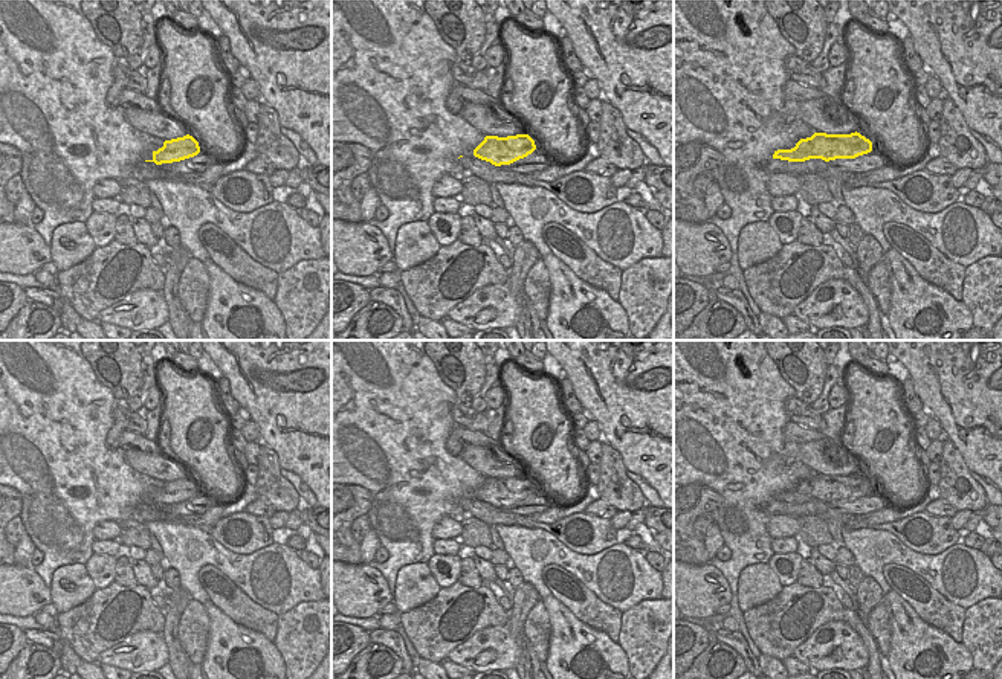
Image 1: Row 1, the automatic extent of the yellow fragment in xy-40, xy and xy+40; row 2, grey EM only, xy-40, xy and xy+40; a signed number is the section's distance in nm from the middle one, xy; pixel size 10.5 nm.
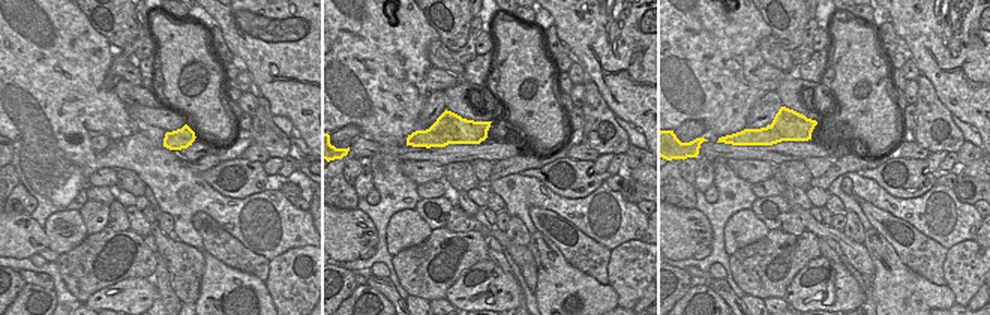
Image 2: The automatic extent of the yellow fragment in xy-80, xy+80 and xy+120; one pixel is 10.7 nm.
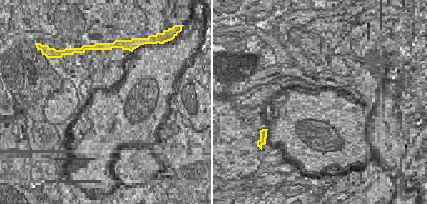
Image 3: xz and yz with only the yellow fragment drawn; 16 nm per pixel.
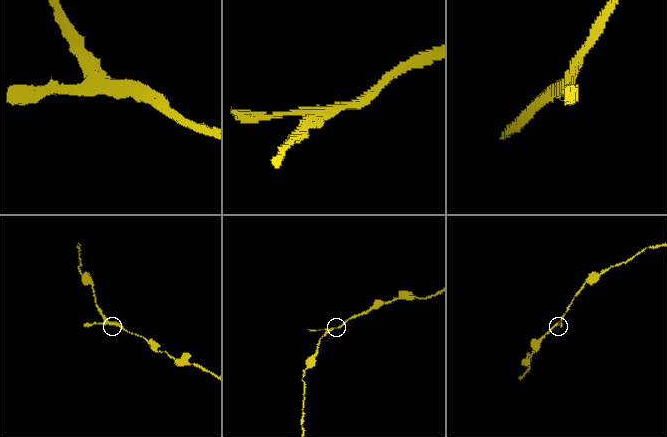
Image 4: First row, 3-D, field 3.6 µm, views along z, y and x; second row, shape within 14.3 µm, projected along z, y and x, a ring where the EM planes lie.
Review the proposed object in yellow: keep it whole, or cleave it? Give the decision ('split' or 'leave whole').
leave whole

